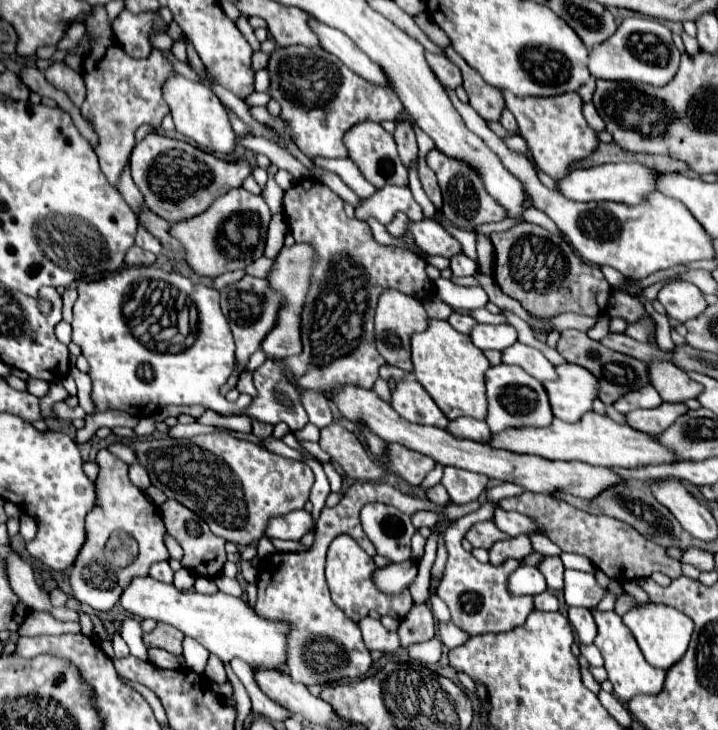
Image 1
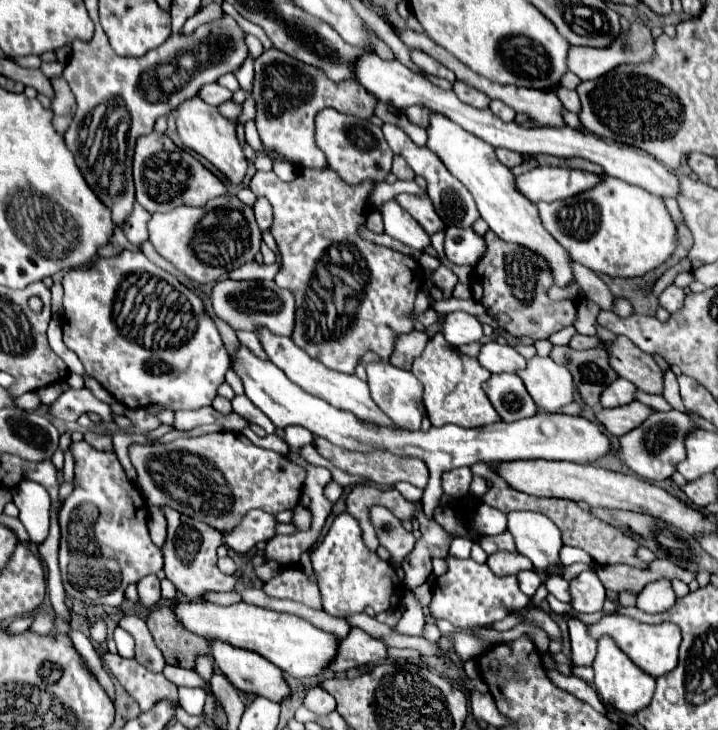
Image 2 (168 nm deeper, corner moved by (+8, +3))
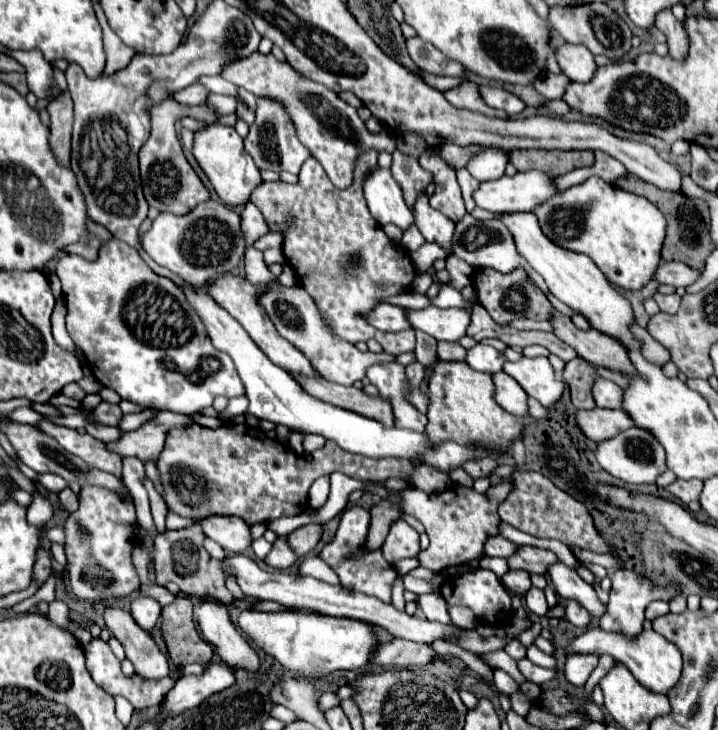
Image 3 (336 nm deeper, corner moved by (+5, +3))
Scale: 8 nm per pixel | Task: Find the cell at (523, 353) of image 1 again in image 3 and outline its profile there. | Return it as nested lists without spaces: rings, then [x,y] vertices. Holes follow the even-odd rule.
[[[476,344],[474,348],[468,350],[466,362],[480,372],[488,372],[488,374],[496,374],[502,370],[506,356],[502,352],[498,352],[492,346],[484,346],[484,344]]]

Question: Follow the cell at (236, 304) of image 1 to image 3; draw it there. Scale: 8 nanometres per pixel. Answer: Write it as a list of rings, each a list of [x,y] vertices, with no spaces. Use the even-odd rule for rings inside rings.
[[[282,284],[272,286],[258,296],[258,304],[266,310],[268,318],[276,326],[276,330],[286,340],[290,340],[294,346],[298,346],[298,350],[302,350],[306,356],[310,356],[310,362],[314,362],[314,366],[318,366],[320,374],[330,382],[352,386],[356,380],[364,380],[368,366],[372,366],[376,362],[395,361],[396,356],[386,352],[360,352],[350,342],[338,342],[338,338],[334,338],[330,334],[330,330],[326,330],[326,326],[322,326],[322,318],[318,318],[314,300],[310,298],[310,294],[306,294],[306,290],[302,286],[282,286]]]

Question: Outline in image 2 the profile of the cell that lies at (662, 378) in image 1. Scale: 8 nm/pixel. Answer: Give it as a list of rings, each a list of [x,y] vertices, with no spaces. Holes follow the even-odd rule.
[[[617,336],[611,342],[603,344],[611,368],[621,376],[633,382],[639,390],[649,394],[661,394],[663,392],[663,376],[659,366],[649,354],[643,354],[629,338]]]

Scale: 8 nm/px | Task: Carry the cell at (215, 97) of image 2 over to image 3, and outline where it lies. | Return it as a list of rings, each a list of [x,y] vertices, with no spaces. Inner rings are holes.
[[[196,82],[196,84],[192,84],[192,86],[188,86],[188,88],[180,90],[180,92],[176,92],[174,100],[178,100],[180,104],[194,106],[194,104],[202,104],[208,98],[208,94],[210,92],[206,90],[206,86],[202,86],[200,82]]]

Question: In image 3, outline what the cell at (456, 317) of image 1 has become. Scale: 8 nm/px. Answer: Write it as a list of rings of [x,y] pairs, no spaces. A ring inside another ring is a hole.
[[[394,304],[376,306],[376,310],[368,314],[368,322],[384,332],[400,332],[412,328],[412,324],[408,322],[408,308],[394,306]]]

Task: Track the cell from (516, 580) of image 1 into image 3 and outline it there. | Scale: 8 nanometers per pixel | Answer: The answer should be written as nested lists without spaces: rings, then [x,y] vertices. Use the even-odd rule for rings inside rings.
[[[530,588],[528,592],[526,592],[526,596],[524,596],[524,600],[526,600],[526,606],[528,606],[528,610],[532,612],[532,614],[546,614],[548,612],[548,604],[546,604],[546,598],[544,598],[544,590],[540,590],[540,588]]]

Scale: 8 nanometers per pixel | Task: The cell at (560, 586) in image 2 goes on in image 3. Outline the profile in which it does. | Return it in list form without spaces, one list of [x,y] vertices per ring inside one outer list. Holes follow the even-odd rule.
[[[564,600],[562,606],[564,606],[564,612],[566,612],[566,618],[574,626],[584,628],[590,622],[590,614],[588,614],[588,610],[580,602],[576,602],[576,600]]]

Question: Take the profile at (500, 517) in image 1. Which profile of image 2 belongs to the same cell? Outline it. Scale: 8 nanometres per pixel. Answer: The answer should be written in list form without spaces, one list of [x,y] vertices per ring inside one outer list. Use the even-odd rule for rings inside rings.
[[[511,512],[507,518],[517,552],[527,556],[537,572],[557,574],[557,570],[563,568],[559,560],[563,544],[557,526],[539,512]]]

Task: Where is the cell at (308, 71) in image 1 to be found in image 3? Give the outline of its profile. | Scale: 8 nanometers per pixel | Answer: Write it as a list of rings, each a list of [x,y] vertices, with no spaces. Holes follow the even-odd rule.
[[[258,98],[256,104],[258,104],[256,106],[256,122],[250,126],[250,134],[244,138],[248,154],[252,156],[252,160],[258,168],[266,168],[266,170],[274,170],[274,172],[286,170],[286,172],[298,174],[302,162],[306,162],[312,154],[298,140],[294,122],[288,116],[284,104],[280,104],[278,100],[272,100],[272,98]]]

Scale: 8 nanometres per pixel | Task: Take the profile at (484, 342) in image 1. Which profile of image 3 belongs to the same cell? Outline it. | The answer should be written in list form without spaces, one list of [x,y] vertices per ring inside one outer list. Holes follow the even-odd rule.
[[[464,286],[460,290],[462,298],[466,300],[466,308],[436,308],[436,306],[428,306],[424,310],[408,310],[408,318],[410,324],[430,336],[434,336],[436,340],[446,340],[446,342],[458,342],[460,338],[466,336],[466,330],[470,326],[470,308],[472,308],[472,294],[474,288],[472,286]]]

